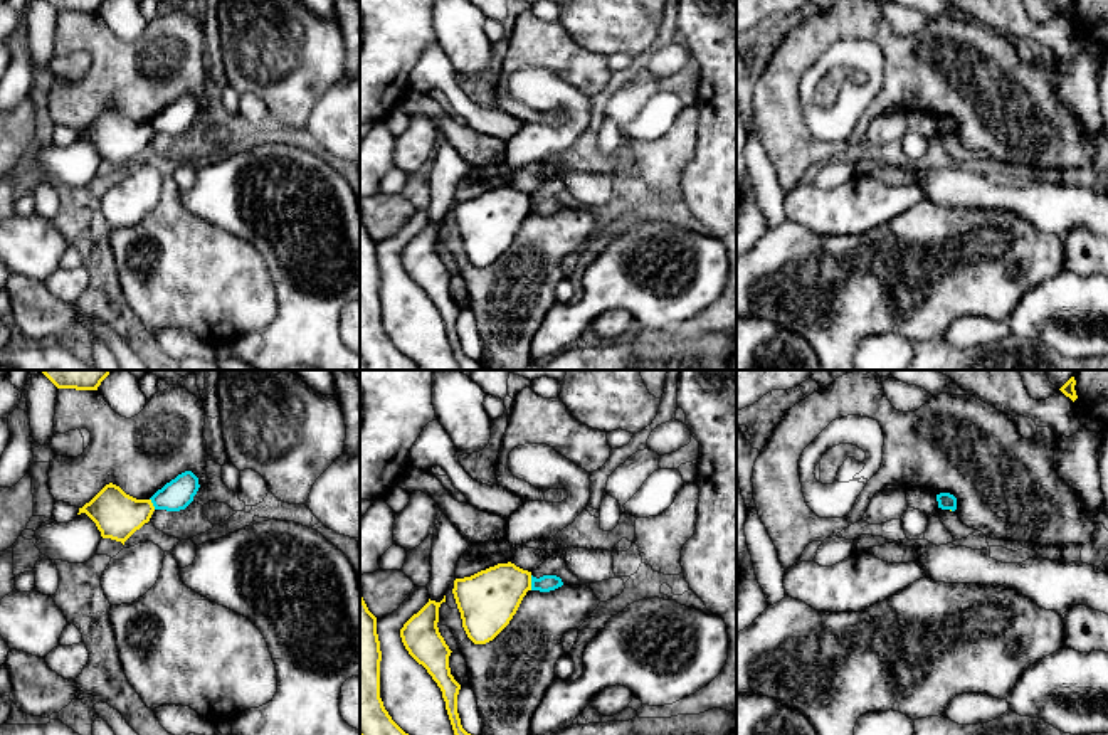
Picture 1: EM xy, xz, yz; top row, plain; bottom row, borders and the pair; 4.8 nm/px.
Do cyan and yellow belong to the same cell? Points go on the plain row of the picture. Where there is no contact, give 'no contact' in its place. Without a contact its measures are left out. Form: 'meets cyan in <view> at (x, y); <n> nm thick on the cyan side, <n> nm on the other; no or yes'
meets cyan in xz at (532, 206); 80 nm thick on the cyan side, 280 nm on the other; no

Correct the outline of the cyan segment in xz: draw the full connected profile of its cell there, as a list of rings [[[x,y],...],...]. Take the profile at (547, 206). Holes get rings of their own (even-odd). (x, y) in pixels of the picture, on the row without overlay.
[[[531,198],[531,214],[550,215],[562,209],[563,209],[563,205],[557,198],[543,198],[540,202]]]

